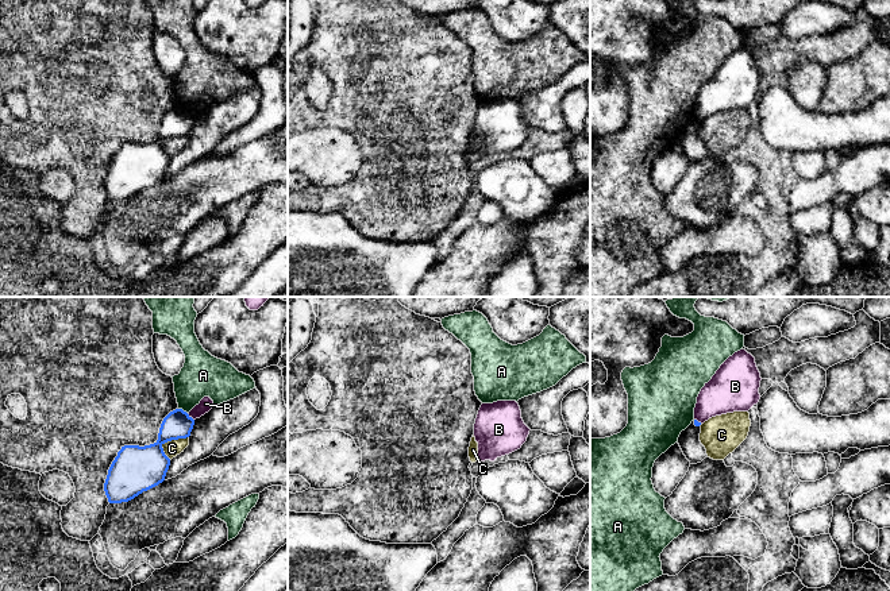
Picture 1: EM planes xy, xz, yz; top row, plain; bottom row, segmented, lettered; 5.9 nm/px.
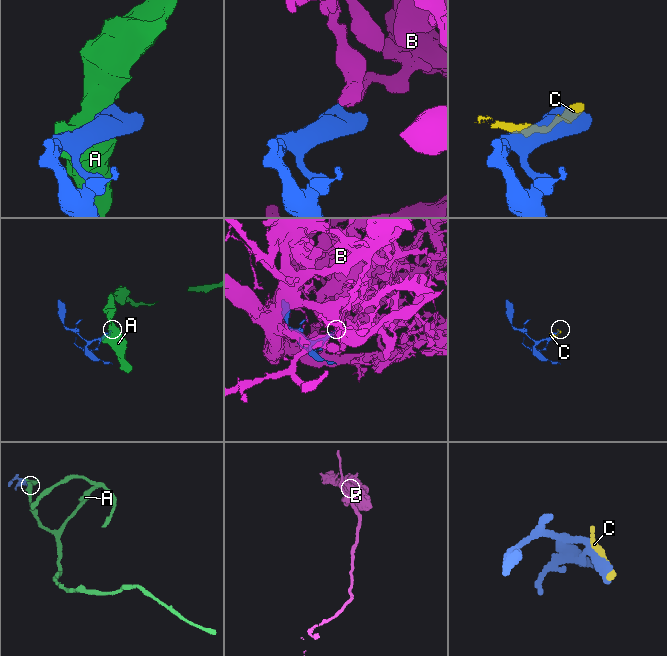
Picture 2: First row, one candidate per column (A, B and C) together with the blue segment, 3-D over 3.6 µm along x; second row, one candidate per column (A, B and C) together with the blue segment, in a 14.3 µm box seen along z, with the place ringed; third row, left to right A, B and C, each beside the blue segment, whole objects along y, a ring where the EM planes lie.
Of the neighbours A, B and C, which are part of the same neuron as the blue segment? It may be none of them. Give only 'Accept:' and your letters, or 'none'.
Accept: none

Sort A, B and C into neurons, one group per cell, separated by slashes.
A / B / C

